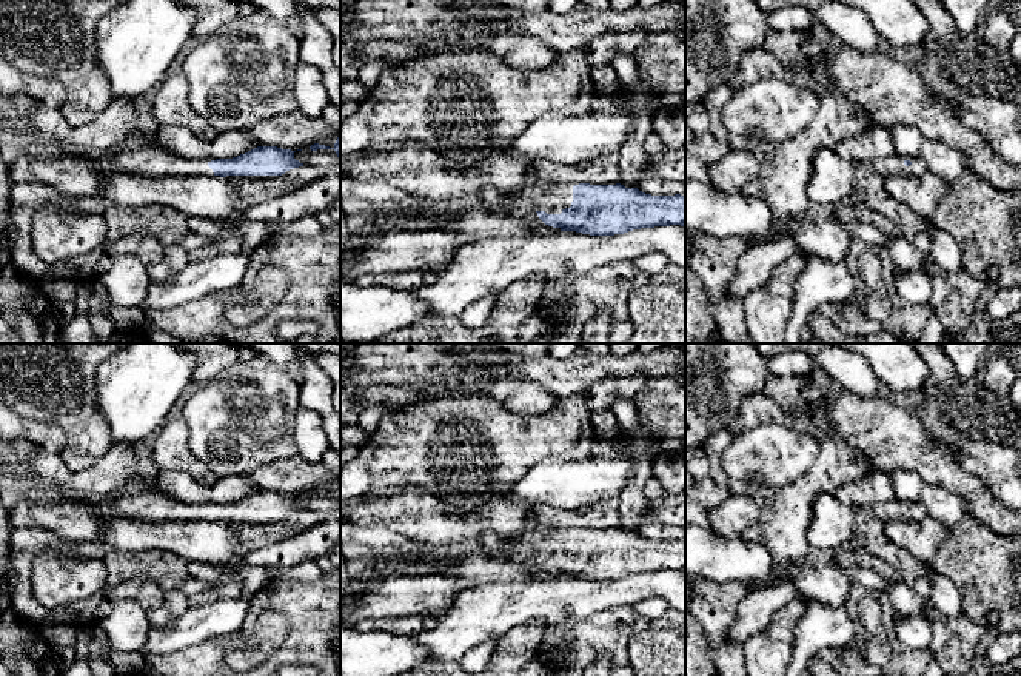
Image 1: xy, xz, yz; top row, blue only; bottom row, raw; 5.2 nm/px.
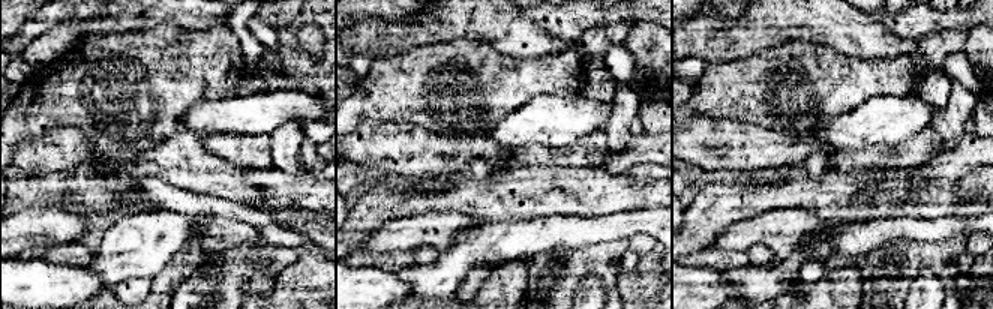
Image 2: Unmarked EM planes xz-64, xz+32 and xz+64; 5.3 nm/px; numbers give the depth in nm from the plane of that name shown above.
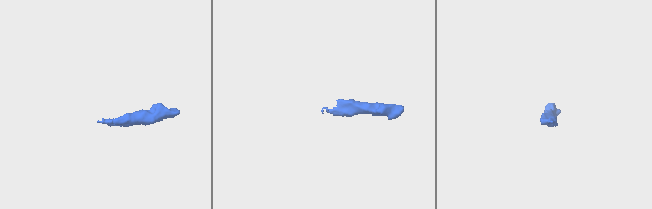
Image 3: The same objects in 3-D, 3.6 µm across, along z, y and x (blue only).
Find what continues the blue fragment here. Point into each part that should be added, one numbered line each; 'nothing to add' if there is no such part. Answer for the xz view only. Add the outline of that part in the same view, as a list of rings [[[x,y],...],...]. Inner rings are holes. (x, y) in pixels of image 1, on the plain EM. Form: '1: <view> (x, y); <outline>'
1: xz (515, 562); [[[553,528],[547,533],[531,533],[519,539],[502,540],[500,553],[490,553],[479,544],[465,556],[447,559],[444,564],[403,557],[377,557],[365,561],[363,573],[351,581],[350,590],[340,594],[340,619],[350,611],[353,594],[360,593],[373,581],[390,576],[425,576],[447,573],[470,577],[474,582],[531,581],[533,557],[561,559],[571,551],[576,528]]]

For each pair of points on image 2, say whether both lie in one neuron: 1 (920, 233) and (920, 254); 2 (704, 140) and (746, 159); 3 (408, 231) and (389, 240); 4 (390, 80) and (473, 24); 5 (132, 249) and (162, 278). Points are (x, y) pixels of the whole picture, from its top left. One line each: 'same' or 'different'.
1: different
2: same
3: same
4: different
5: different

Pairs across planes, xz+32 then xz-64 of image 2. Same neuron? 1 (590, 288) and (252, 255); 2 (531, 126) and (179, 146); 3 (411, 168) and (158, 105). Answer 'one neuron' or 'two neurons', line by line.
1: two neurons
2: two neurons
3: two neurons

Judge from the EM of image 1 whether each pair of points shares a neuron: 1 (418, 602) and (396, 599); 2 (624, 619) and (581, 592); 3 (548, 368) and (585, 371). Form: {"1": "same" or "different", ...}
{"1": "same", "2": "different", "3": "same"}

